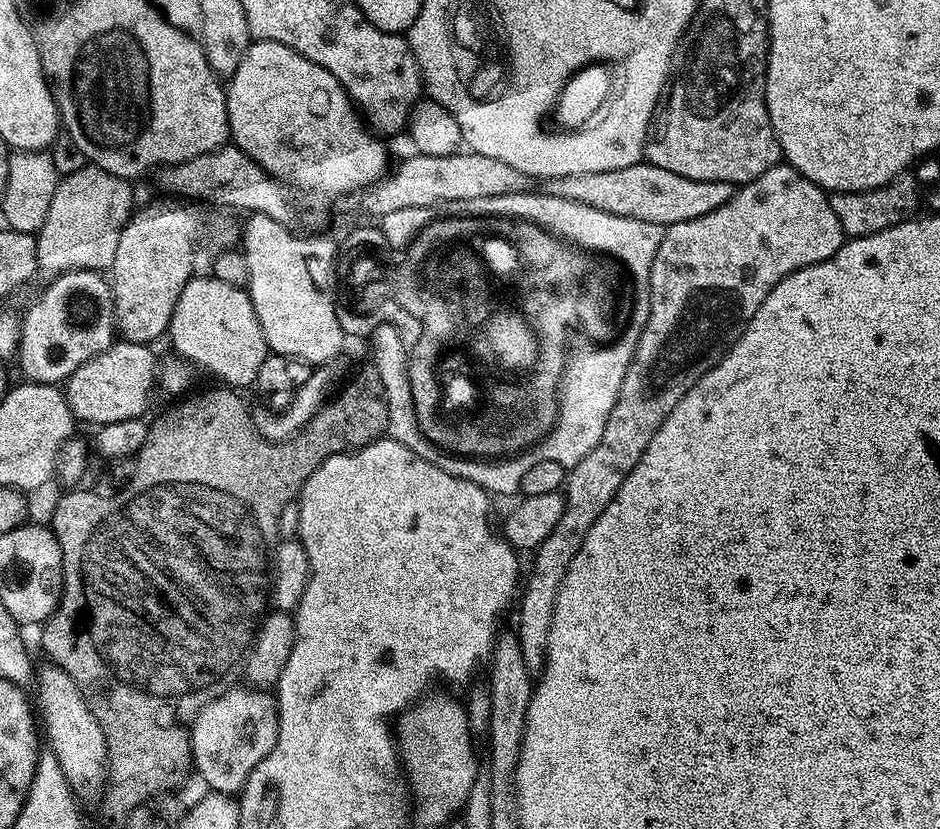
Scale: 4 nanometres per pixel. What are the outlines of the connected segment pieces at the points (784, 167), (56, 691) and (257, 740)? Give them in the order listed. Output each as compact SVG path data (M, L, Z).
M781 162L774 165L770 170L766 170L766 174L762 174L756 180L751 180L749 184L743 185L739 191L733 193L730 202L726 206L720 206L718 210L714 210L710 214L702 214L702 218L690 218L686 222L670 224L664 228L664 237L654 254L652 269L650 270L650 314L646 318L646 326L642 330L640 341L634 350L630 366L626 370L626 378L622 382L622 390L614 402L614 410L610 410L610 414L606 418L606 430L602 430L602 438L598 438L598 446L594 446L594 450L590 450L590 454L586 454L586 458L582 458L582 462L578 462L578 466L574 466L567 473L566 491L563 493L564 509L562 510L562 518L558 518L558 526L554 526L554 530L550 530L550 535L546 537L546 542L542 542L534 550L533 556L536 557L532 560L532 573L529 576L527 573L526 579L522 584L522 595L518 600L518 608L520 604L520 625L517 626L514 636L515 639L520 641L522 662L530 677L539 677L540 673L544 671L545 662L548 661L548 639L550 638L550 626L554 618L554 602L558 598L558 586L562 586L562 578L566 578L566 570L570 570L570 562L574 562L574 554L578 554L582 550L582 542L586 542L586 534L590 534L590 526L594 526L594 522L598 522L602 510L606 510L606 506L610 506L614 494L618 494L622 482L626 482L626 474L630 474L630 470L634 470L634 466L638 466L638 458L642 458L646 446L650 446L650 438L654 438L658 426L662 426L662 422L666 422L670 410L674 410L674 406L678 406L678 402L682 402L682 398L687 392L709 370L714 366L718 366L718 362L732 349L734 342L738 342L738 338L746 331L748 324L758 310L758 306L762 306L762 302L766 302L766 294L770 294L770 290L774 290L774 286L778 286L778 282L782 282L782 278L786 278L806 266L821 264L822 261L830 258L845 244L844 231L838 222L838 217L834 214L834 210L830 210L828 198L829 193L825 189L819 188L814 182L810 182L802 173L794 170L791 164Z
M48 666L42 667L41 672L39 669L38 684L39 680L44 722L48 726L48 736L52 739L50 750L58 758L73 793L80 798L85 796L88 800L99 801L105 795L106 781L109 779L106 734L75 684L52 677Z
M240 691L225 692L207 704L190 728L195 771L200 771L201 778L216 794L243 793L252 771L276 749L278 717L264 713L262 697Z

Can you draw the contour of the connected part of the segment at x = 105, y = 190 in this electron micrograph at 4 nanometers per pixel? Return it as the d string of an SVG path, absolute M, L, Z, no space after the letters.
M95 166L63 177L54 190L49 213L36 239L37 269L48 278L78 268L108 270L118 250L118 238L134 211L129 181Z

